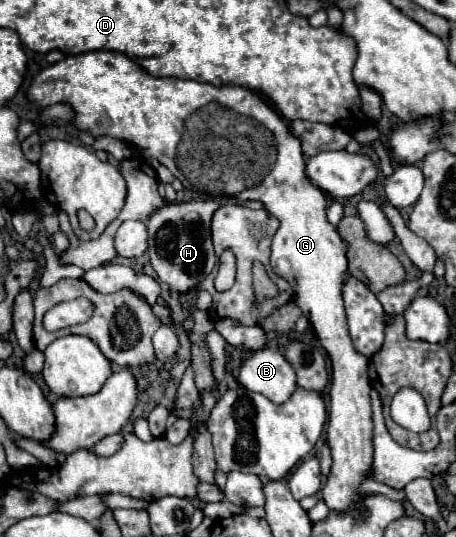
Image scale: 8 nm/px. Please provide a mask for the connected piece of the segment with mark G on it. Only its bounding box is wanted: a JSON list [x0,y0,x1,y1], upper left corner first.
[27,51,373,513]

